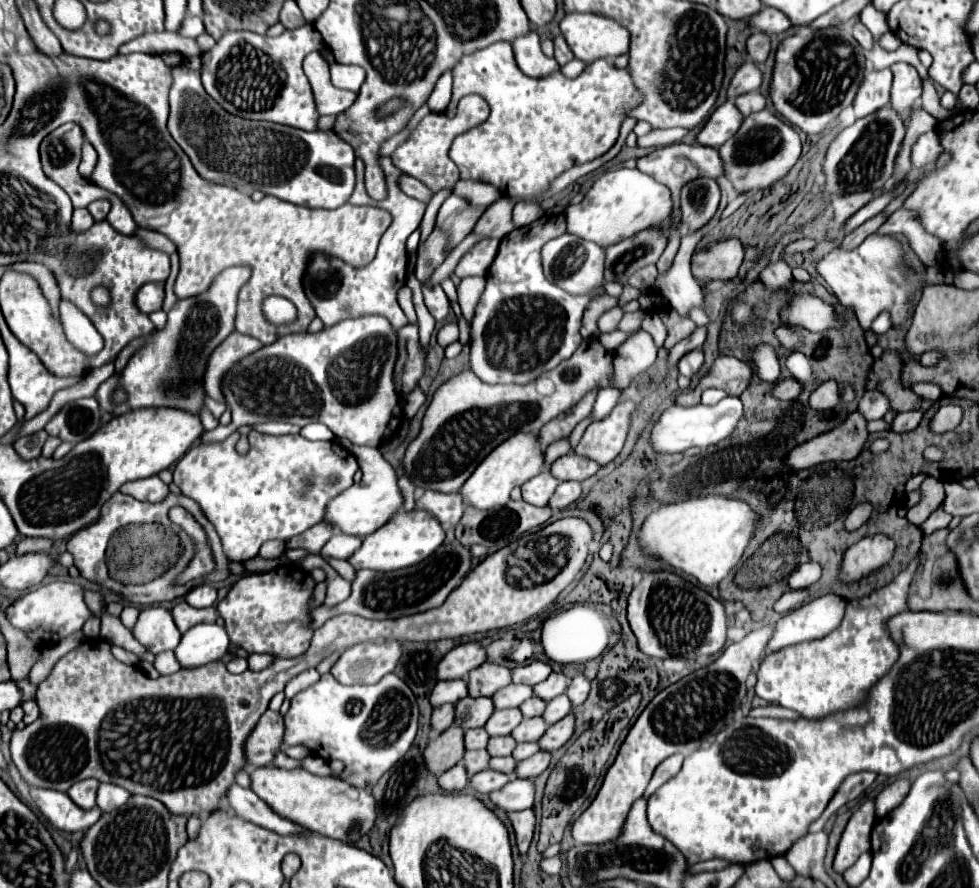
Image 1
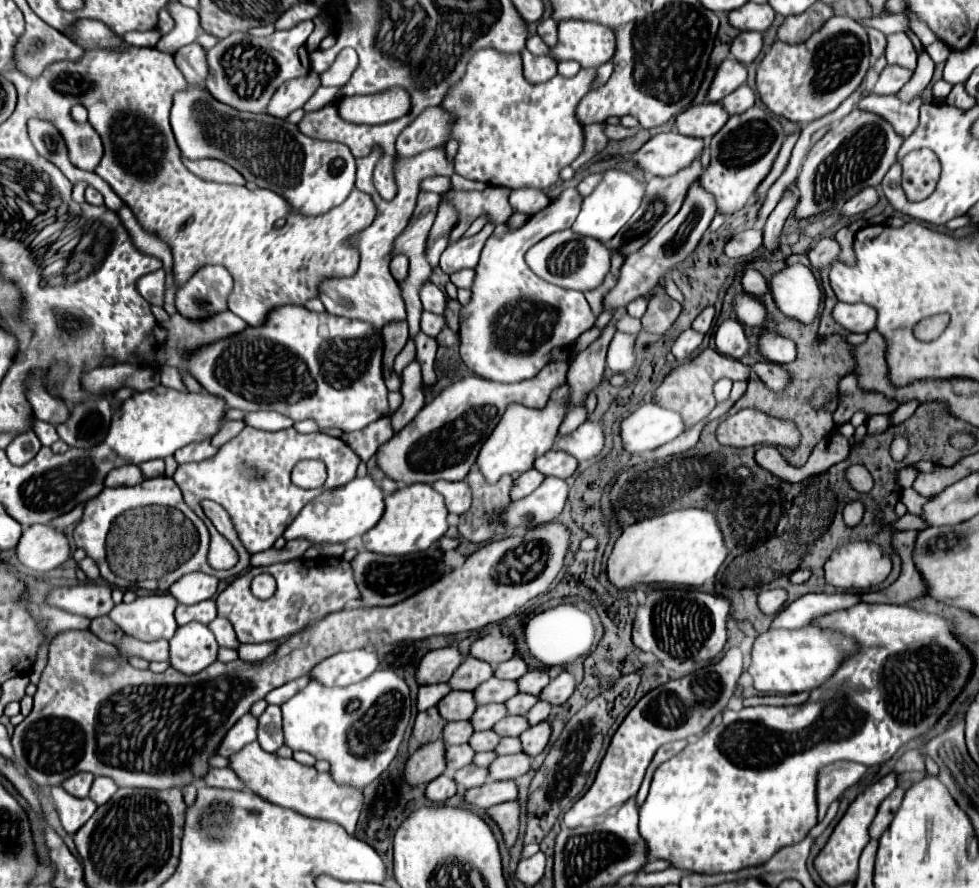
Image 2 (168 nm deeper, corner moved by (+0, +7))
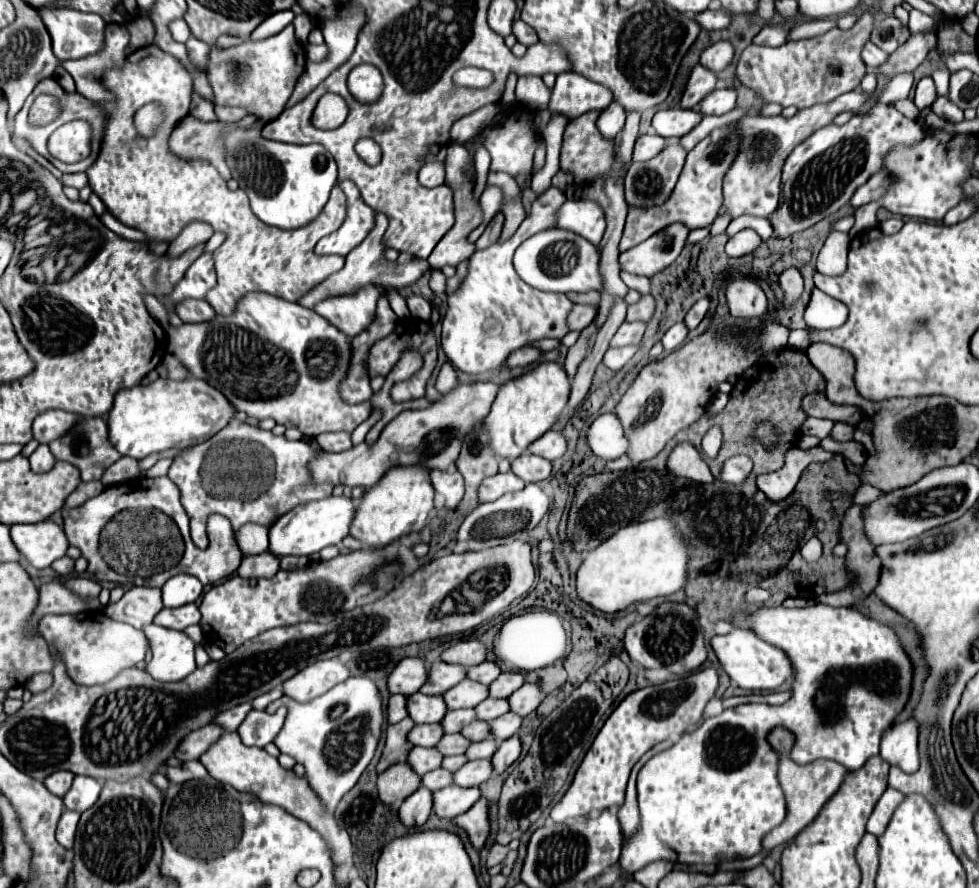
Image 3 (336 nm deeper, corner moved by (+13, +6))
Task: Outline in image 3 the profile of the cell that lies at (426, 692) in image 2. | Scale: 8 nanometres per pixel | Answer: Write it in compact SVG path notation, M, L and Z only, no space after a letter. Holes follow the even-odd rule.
M396 694L396 696L390 698L390 702L388 702L388 722L390 724L392 722L400 722L400 720L404 720L408 716L406 704L408 704L408 696L406 694Z

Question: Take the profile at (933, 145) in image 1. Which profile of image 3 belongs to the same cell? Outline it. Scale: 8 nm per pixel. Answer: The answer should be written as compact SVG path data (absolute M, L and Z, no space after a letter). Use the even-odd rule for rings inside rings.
M902 74L900 78L892 78L880 90L880 94L876 96L874 102L870 102L874 92L866 94L866 92L862 92L862 88L856 88L852 92L838 96L836 100L832 100L828 104L804 108L798 114L794 114L792 118L782 118L782 116L766 118L766 116L758 116L758 110L764 104L756 98L756 94L752 94L752 90L748 90L748 88L740 86L740 82L736 82L738 100L746 102L746 106L752 112L744 120L738 122L738 130L742 134L742 146L740 146L740 154L738 154L736 162L732 164L732 170L728 170L728 174L724 178L724 212L728 212L732 218L738 218L742 214L770 218L770 214L776 210L778 200L780 200L780 172L782 172L784 160L800 142L804 142L812 132L830 124L832 118L842 112L854 112L854 114L864 116L878 104L894 106L898 100L908 98L910 88L912 88L912 74Z

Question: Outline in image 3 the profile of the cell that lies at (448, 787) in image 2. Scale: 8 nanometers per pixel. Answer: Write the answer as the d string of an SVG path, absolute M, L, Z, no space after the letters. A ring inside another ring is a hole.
M420 786L414 794L410 794L402 802L402 806L398 810L400 820L406 826L422 826L428 820L430 812L432 812L432 804L434 804L432 802L432 792L424 786Z

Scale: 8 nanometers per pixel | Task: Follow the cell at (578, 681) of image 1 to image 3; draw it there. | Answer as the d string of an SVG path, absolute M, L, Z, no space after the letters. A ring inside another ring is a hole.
M524 684L520 690L516 690L516 694L512 694L510 698L510 710L520 714L520 716L528 716L530 712L534 712L540 702L544 700L544 692L540 684Z

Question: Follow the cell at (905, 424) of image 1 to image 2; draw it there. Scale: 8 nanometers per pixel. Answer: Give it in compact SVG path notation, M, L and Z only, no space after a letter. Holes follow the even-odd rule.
M871 415L867 419L867 435L883 433L889 427L889 415Z

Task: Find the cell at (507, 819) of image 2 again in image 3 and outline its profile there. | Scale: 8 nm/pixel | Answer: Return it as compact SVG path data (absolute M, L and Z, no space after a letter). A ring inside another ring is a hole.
M480 798L480 802L476 802L476 806L472 806L472 810L460 814L458 818L452 820L454 824L458 824L460 828L464 828L470 836L470 842L476 850L482 850L488 834L490 834L490 814L488 814L488 800Z

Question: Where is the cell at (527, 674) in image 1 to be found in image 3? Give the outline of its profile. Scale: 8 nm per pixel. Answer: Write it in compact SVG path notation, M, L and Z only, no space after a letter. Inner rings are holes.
M482 662L482 664L476 664L476 666L470 666L468 668L468 678L470 680L476 680L476 682L482 682L482 684L492 684L498 676L500 676L500 666L496 662Z

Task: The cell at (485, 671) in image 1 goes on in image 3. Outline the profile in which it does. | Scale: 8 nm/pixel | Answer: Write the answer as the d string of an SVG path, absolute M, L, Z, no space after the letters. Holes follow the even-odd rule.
M440 660L434 662L430 670L432 674L428 674L428 682L420 688L422 694L444 694L466 678L466 668L460 664L448 664Z

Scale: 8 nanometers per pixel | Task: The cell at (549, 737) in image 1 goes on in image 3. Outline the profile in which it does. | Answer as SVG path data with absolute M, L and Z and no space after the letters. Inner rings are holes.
M514 734L514 736L510 736L508 740L504 740L504 742L500 744L500 748L496 750L496 754L494 754L494 758L492 758L494 770L496 770L498 774L502 774L510 764L514 764L514 762L518 760L520 752L522 752L522 742L520 742L520 736Z

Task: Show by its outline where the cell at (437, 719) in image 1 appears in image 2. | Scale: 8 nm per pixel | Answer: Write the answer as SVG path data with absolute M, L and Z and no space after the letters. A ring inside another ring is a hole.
M437 707L421 711L415 717L411 739L415 739L419 743L419 747L427 745L427 743L433 743L433 741L441 739L443 727L445 727L445 719L439 715Z

